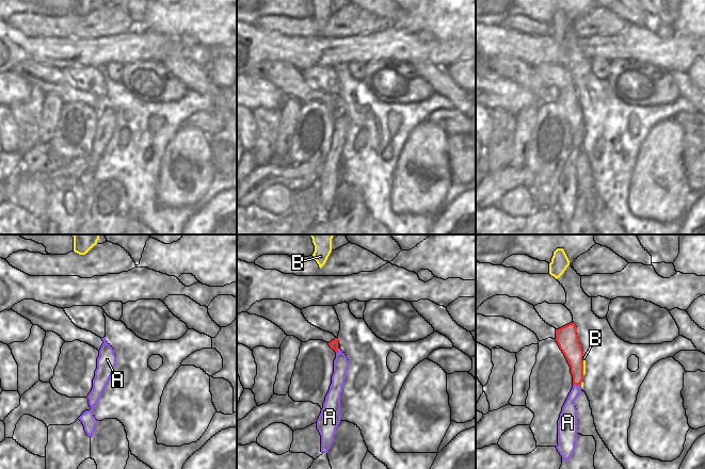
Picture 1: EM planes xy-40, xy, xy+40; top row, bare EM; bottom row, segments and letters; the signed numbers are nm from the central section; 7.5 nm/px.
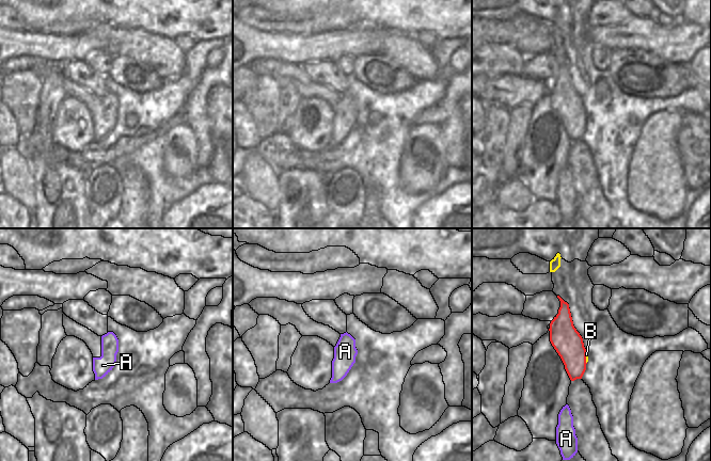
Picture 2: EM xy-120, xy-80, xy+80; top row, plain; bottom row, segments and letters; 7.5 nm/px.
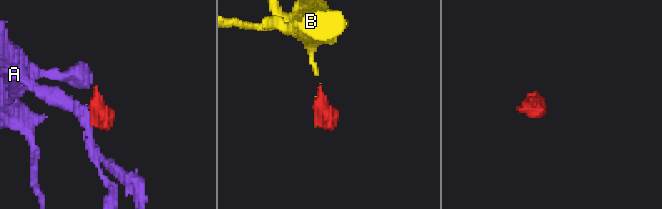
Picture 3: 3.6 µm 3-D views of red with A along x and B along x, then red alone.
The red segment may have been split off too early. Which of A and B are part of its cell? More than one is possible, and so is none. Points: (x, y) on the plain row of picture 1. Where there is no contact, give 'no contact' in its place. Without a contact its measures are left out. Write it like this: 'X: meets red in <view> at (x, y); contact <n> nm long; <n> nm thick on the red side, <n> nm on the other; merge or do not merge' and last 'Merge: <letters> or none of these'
A: meets red in xy+40 at (577, 145); contact 60 nm long; 140 nm thick on the red side, 130 nm on the other; do not merge
B: meets red in xy+40 at (582, 128); contact 140 nm long; 160 nm thick on the red side, 20 nm on the other; merge
Merge: B

